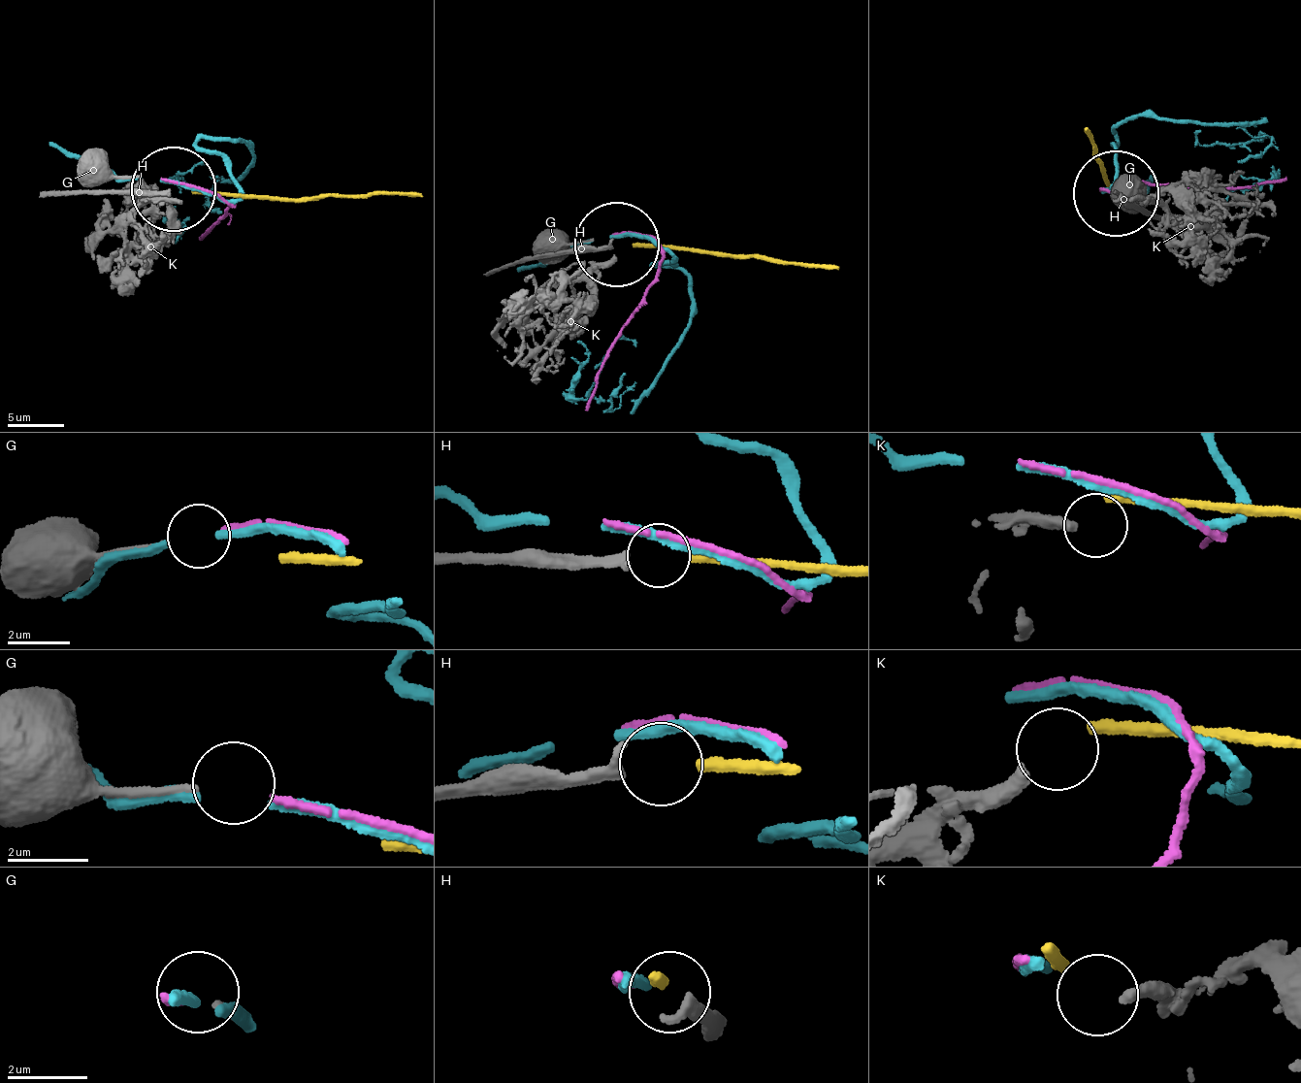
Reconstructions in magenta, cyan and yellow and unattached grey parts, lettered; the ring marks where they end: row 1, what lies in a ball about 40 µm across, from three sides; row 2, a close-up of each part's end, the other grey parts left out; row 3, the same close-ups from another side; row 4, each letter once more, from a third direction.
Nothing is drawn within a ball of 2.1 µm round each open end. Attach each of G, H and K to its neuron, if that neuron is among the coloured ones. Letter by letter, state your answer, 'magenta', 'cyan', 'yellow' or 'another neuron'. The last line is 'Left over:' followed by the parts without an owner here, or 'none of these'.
G: magenta
H: yellow
K: another neuron
Left over: K

